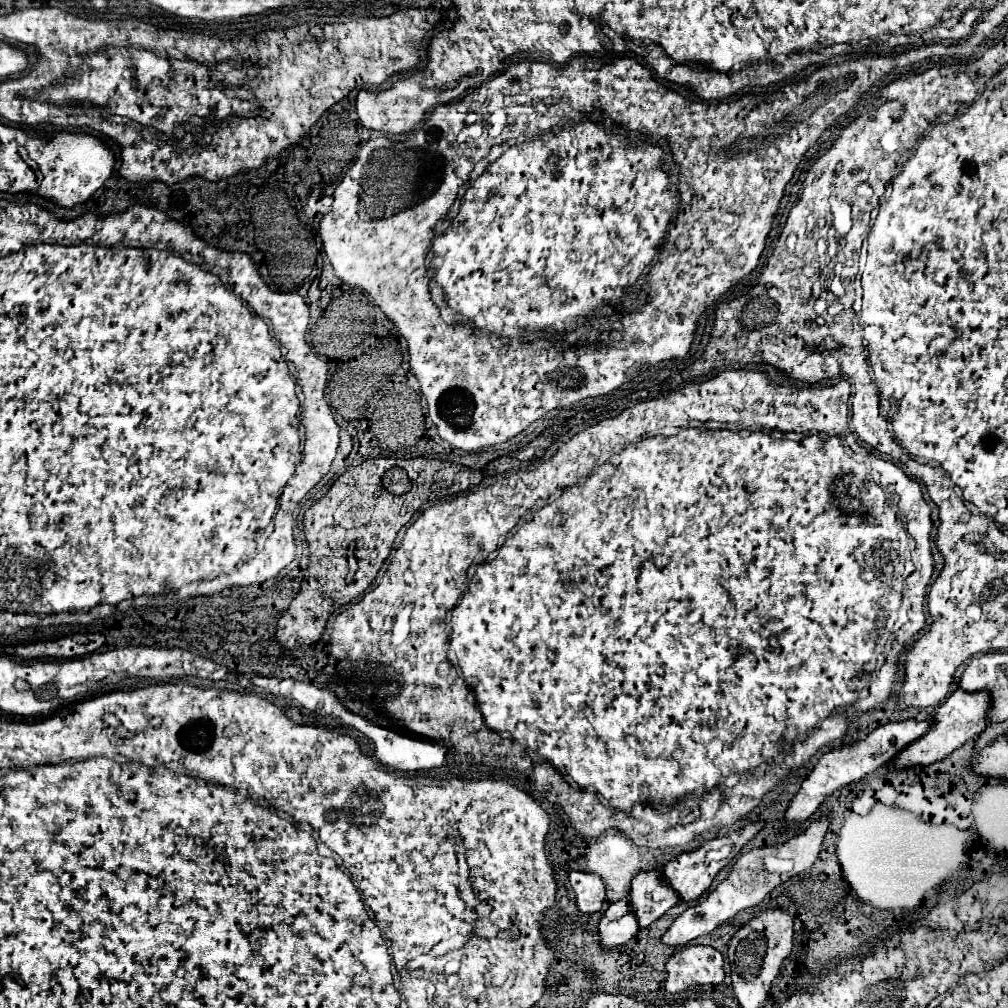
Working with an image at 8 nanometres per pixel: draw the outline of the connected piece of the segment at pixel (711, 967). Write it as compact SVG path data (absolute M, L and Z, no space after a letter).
M687 946L677 950L665 964L669 994L683 992L699 984L723 982L723 956L711 946Z

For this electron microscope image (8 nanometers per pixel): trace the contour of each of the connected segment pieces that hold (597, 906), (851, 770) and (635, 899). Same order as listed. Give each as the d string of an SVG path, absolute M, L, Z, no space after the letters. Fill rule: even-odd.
M573 870L569 874L569 882L577 896L577 906L585 914L593 914L601 910L601 904L605 902L605 884L601 876L591 872L579 872Z
M925 718L921 722L919 720L889 722L889 724L883 724L883 726L875 728L865 740L857 740L849 746L843 746L843 748L837 748L837 750L831 750L831 752L823 754L819 758L817 766L813 768L813 772L803 780L801 790L797 792L793 802L789 804L789 808L785 812L785 822L791 824L791 822L807 820L829 794L833 794L835 790L841 790L843 786L863 778L865 774L877 770L879 766L885 766L887 762L891 762L901 752L901 748L907 748L909 744L919 740L923 734L927 734L931 724L933 724L933 718Z
M661 870L641 872L631 884L631 904L641 928L659 920L671 906L679 904L675 890L663 880Z

